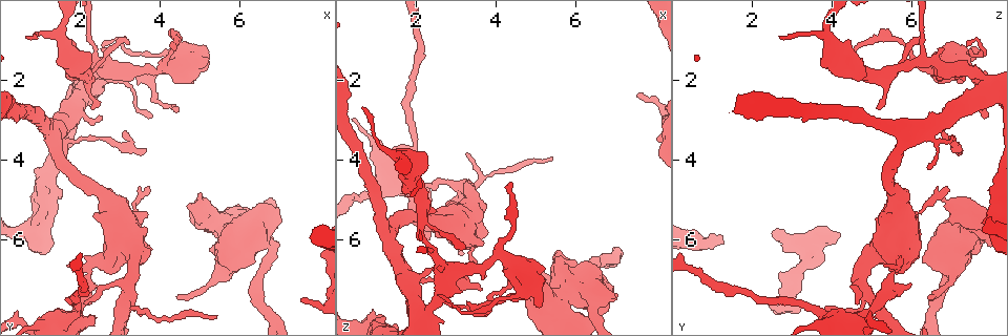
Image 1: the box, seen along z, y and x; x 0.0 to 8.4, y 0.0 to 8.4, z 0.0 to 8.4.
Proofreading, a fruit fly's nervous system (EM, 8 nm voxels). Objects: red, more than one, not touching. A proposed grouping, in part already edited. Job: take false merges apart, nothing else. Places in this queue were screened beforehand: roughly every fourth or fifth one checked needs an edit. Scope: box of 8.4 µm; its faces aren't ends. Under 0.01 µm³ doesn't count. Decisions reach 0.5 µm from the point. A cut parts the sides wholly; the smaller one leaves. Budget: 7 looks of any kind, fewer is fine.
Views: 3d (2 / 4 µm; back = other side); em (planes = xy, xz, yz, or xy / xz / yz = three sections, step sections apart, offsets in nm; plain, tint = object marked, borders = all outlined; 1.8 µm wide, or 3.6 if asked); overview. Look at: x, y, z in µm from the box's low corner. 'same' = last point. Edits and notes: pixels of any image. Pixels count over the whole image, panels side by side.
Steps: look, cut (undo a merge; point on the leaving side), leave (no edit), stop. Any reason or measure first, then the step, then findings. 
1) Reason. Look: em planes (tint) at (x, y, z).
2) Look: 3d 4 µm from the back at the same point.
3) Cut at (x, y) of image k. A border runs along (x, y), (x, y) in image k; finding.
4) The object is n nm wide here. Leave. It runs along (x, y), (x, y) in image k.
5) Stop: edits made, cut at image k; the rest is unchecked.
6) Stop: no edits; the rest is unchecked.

Look: em planes (tint) at (4.20, 1.70, 6.55).

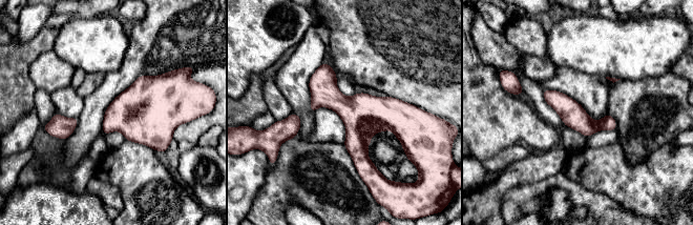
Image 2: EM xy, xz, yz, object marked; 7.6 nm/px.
The object is 190 nm wide here. Leave. It runs along (545, 91), (585, 125), (613, 127) in image 2; one cell here.

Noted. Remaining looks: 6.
Look: em 3.6 µm yz step 4 (tint) at (2.95, 6.25, 5.65).

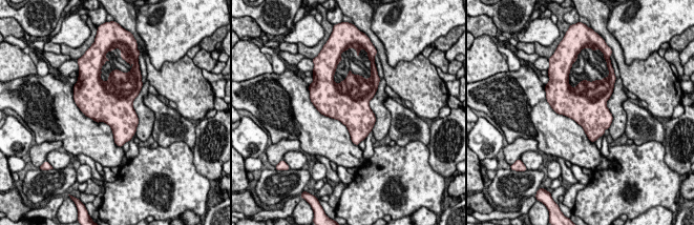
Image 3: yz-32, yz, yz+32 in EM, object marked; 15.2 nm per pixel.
Leave. Continuous, no second cell.

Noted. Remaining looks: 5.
Stop: no edits; the rest is unchecked.

